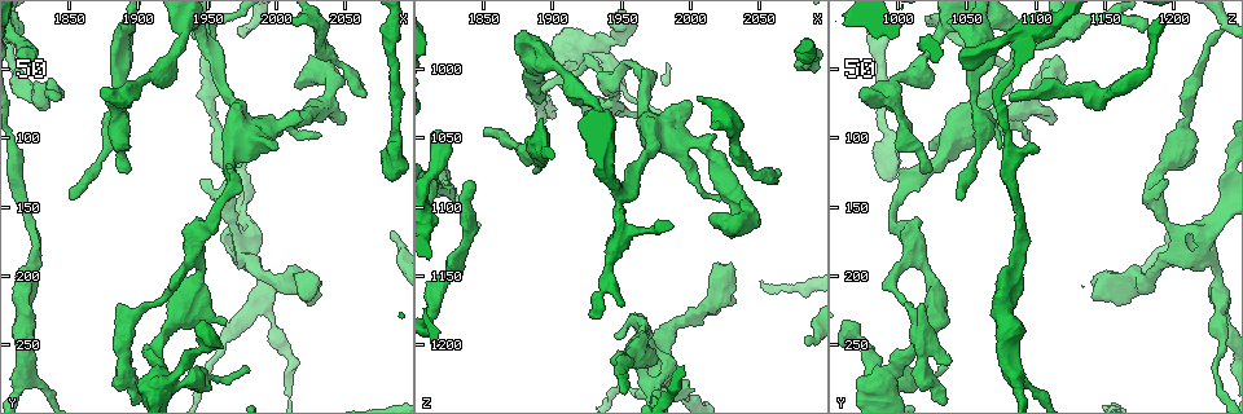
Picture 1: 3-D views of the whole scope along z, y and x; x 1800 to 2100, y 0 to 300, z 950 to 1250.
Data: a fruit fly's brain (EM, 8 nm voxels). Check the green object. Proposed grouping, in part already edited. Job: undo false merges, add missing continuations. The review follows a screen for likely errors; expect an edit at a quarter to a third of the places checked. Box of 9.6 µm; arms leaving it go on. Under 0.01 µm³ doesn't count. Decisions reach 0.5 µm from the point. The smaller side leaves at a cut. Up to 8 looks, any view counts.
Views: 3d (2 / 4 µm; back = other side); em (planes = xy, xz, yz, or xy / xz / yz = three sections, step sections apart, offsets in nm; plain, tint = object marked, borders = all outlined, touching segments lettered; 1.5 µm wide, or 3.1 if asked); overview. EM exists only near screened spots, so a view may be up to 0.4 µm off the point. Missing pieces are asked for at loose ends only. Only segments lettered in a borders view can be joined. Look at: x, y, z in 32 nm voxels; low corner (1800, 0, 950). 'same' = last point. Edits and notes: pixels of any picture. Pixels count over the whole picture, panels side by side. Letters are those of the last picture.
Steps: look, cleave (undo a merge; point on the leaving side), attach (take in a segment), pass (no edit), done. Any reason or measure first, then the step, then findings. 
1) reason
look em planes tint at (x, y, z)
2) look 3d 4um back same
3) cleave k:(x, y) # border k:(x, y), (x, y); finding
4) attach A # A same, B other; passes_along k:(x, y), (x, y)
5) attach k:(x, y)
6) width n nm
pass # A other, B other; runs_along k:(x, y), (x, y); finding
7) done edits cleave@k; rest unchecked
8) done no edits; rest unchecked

stops while still wide
look em yz step 8 tint at (2016, 62, 1108)

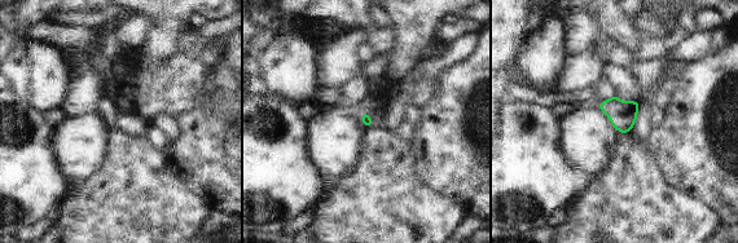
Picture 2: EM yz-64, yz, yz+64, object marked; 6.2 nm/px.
another direction
look em planes tint same

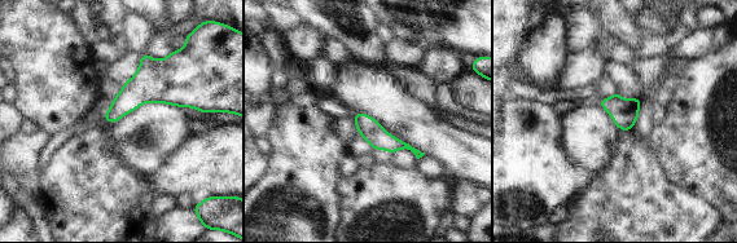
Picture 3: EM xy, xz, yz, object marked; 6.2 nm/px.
see the neighbours
look em planes borders same

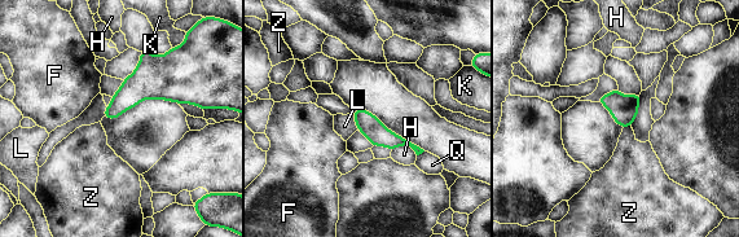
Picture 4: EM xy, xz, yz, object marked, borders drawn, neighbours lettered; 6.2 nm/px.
pass # F other, H other, K other, L other, Q other, Z other; border 4:(630, 126), (623, 128); no lettered segment goes on from it

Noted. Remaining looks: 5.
look em planes borders at (1894, 126, 1020)

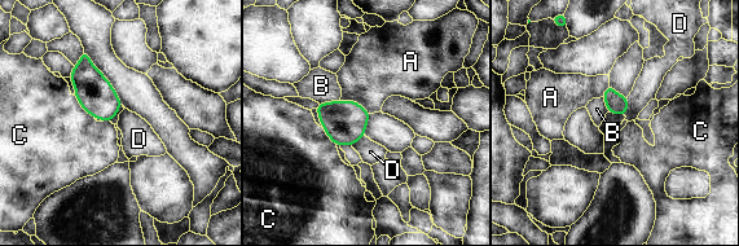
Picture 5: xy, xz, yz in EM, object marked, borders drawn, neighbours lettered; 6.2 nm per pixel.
width 130 nm
pass # A other, B other, C other, D other; border 5:(628, 97), (628, 110), (624, 114); none of them fits

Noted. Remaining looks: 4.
a narrow waist
look 3d 4um back at (1948, 252, 980)

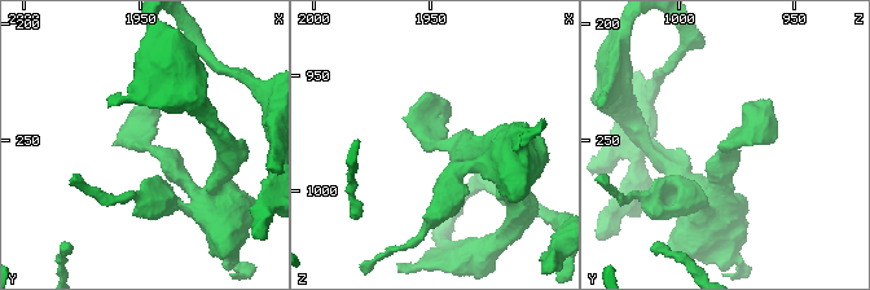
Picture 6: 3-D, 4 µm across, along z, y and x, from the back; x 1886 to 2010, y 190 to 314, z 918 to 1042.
look em planes borders at (1948, 254, 979)

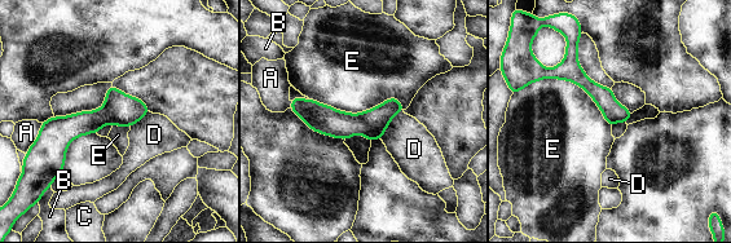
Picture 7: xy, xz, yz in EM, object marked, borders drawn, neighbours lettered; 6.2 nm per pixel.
width 140 nm
pass # A other, B other, C other, D other, E other; border 7:(308, 97), (404, 109); continuous, no second neuron

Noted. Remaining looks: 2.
done no edits; rest unchecked

